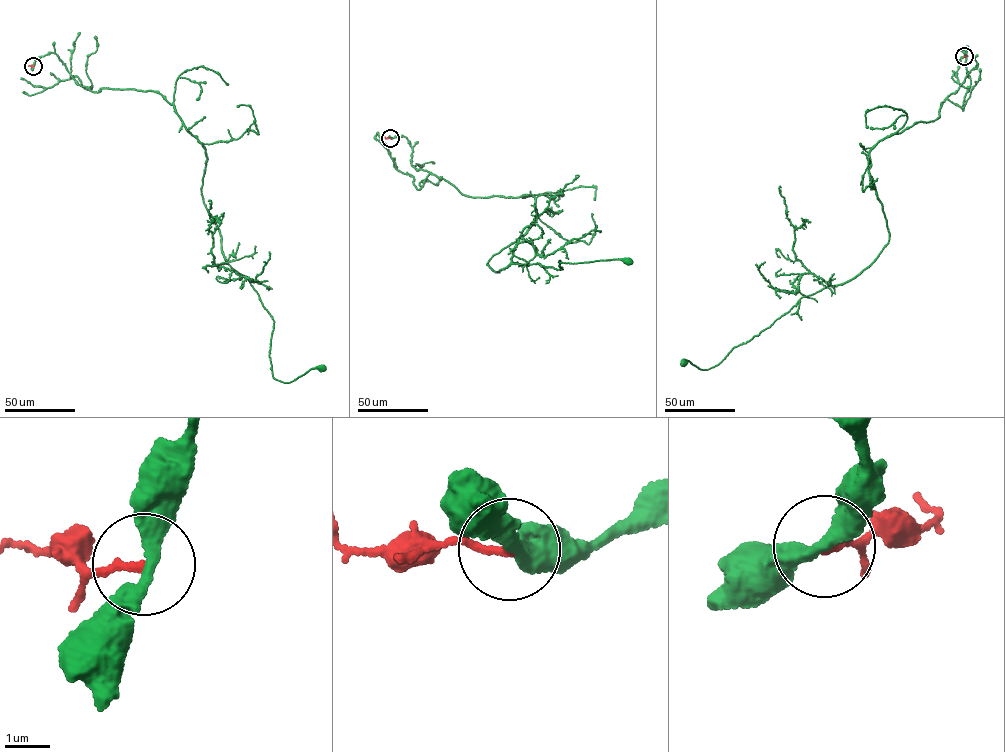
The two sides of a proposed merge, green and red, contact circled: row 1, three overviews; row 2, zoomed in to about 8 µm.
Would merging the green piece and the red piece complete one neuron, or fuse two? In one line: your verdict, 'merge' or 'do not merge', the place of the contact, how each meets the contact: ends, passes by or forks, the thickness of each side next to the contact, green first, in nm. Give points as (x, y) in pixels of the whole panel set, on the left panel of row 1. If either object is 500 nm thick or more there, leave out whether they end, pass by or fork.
do not merge | (33, 66) | green passes by | red ends | 320/170 nm

